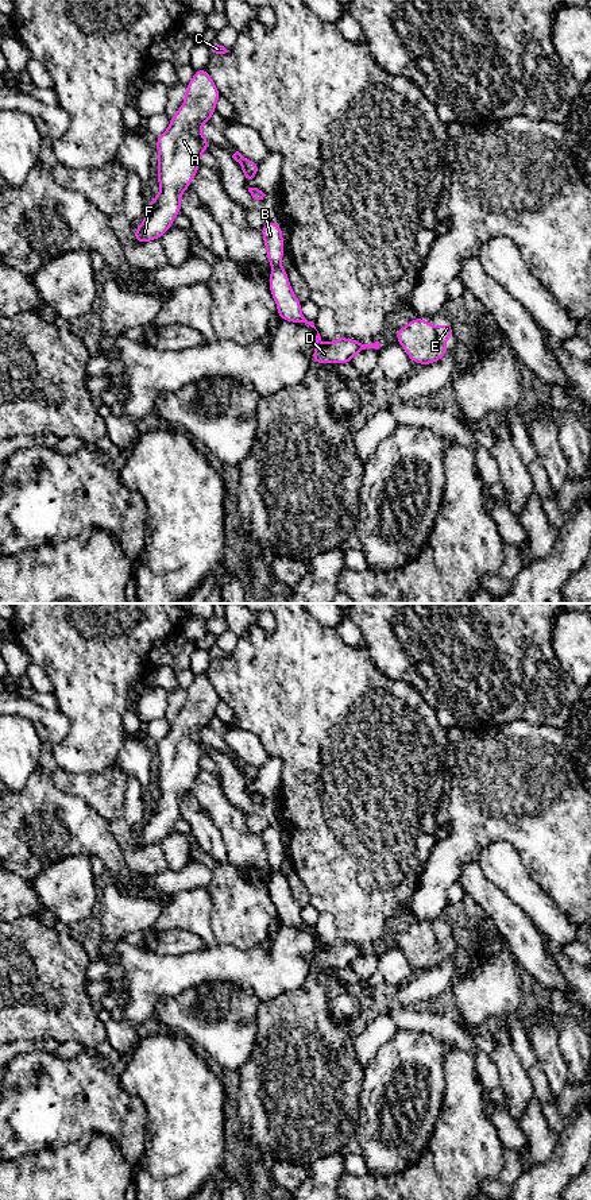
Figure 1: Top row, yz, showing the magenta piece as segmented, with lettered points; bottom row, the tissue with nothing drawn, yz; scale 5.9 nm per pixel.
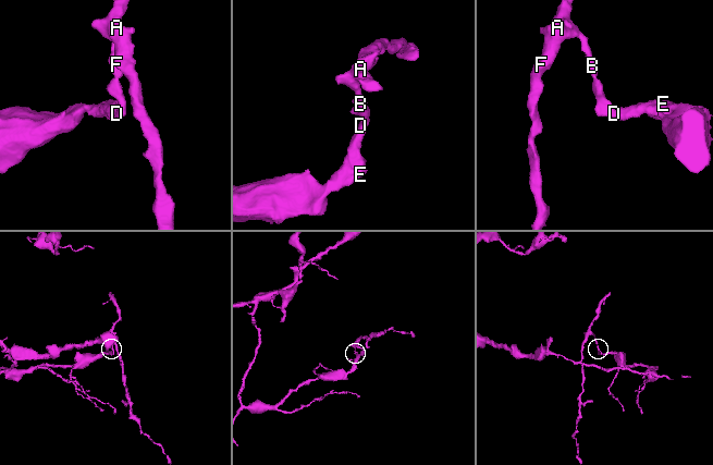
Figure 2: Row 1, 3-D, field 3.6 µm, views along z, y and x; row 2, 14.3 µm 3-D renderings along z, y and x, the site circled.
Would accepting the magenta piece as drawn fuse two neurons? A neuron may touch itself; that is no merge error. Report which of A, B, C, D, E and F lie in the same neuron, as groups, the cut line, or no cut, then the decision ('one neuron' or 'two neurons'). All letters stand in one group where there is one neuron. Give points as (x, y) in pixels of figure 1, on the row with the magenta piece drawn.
A B C F / D E | yz (279, 263), (273, 266) | two neurons

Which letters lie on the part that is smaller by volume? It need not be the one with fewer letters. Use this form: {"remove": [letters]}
{"remove": ["A", "B", "C", "F"]}

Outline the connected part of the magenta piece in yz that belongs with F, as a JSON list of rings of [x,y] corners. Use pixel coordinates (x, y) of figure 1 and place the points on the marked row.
[[[206,69],[196,70],[186,85],[182,107],[170,119],[169,128],[157,136],[159,165],[158,196],[150,201],[144,221],[135,229],[139,243],[159,239],[171,228],[181,212],[181,194],[190,186],[200,165],[200,155],[208,151],[208,140],[200,127],[210,123],[220,92]]]

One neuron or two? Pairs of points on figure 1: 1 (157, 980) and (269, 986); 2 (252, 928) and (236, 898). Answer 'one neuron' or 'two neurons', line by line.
1: one neuron
2: one neuron

